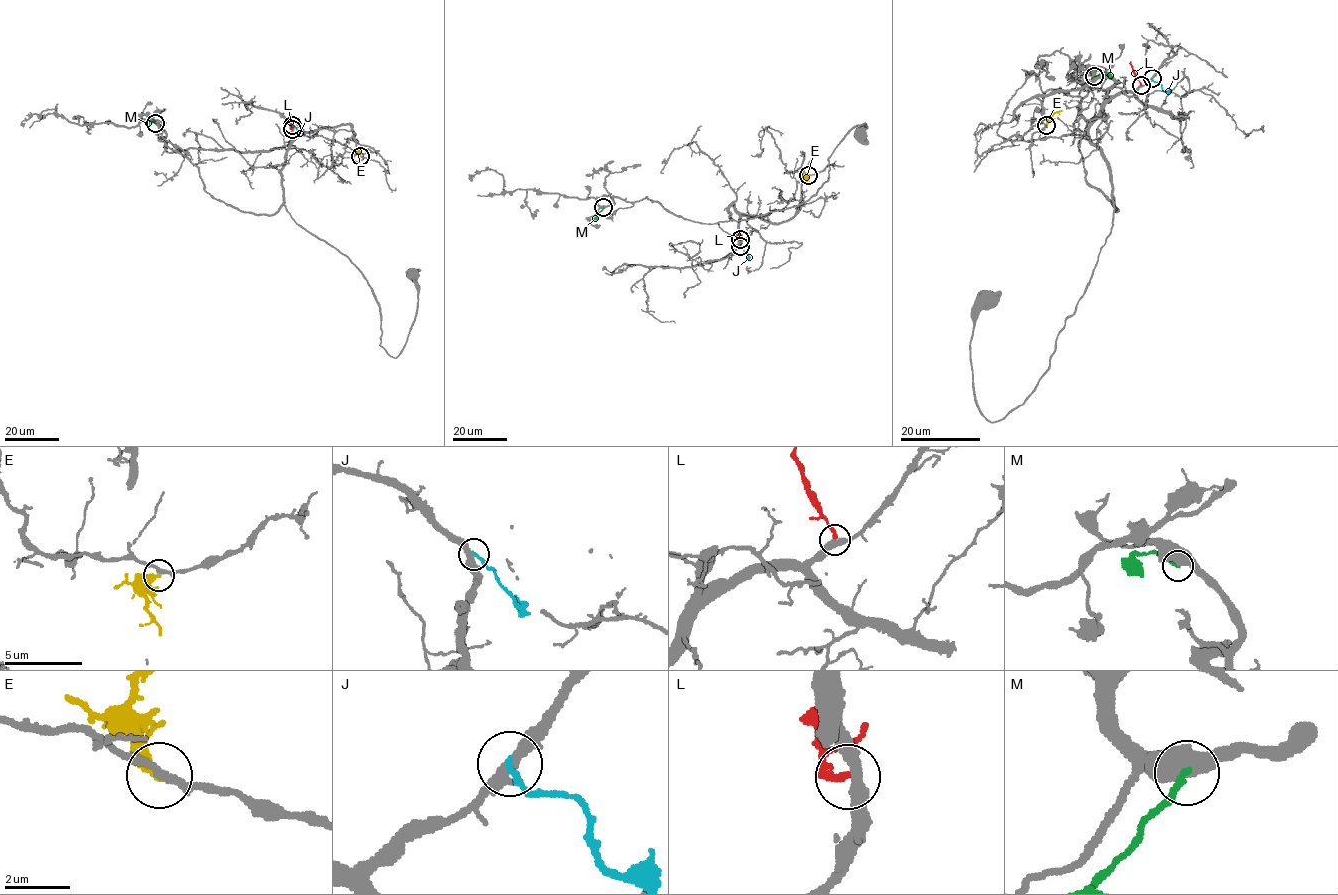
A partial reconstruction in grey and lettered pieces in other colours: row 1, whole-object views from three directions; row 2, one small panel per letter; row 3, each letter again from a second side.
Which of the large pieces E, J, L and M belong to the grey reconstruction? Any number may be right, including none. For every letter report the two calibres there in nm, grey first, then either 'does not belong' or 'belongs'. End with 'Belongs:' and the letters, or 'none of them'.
E: 220/380 nm | does not belong
J: 360/200 nm | does not belong
L: 360/220 nm | belongs
M: 550/200 nm | does not belong
Belongs: L

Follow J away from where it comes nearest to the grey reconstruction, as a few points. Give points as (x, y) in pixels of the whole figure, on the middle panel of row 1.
J: (740, 246), (748, 259)

